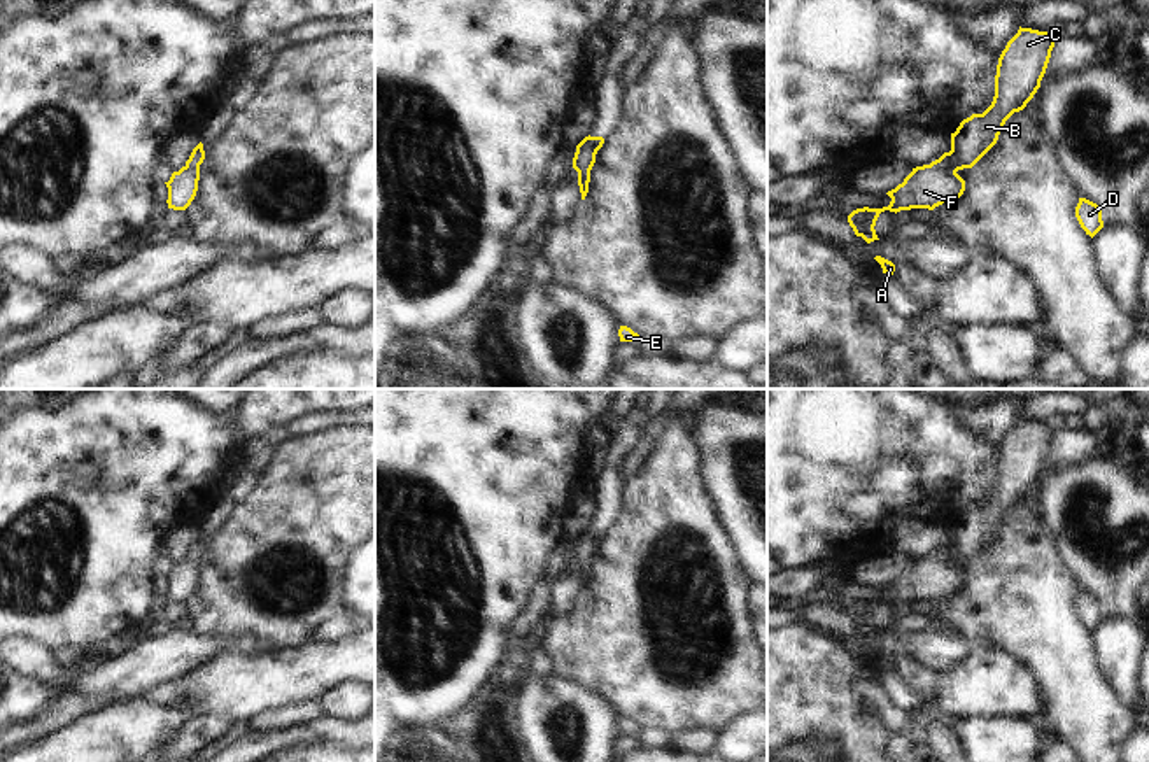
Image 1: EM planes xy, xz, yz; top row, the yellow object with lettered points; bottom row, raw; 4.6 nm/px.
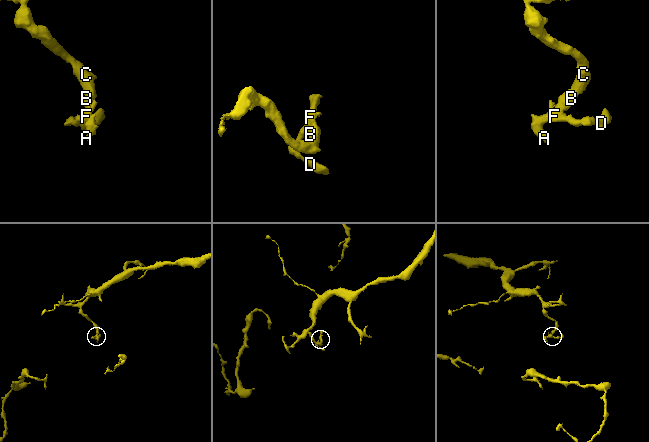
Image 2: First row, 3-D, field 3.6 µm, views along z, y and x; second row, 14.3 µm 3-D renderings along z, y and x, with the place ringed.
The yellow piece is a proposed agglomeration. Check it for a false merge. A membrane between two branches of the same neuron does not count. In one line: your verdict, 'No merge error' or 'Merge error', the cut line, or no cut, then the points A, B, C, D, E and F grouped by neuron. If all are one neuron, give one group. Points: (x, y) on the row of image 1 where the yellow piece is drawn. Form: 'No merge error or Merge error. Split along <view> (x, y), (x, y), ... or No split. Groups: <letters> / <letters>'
No merge error. No split. Groups: A B C D E F.

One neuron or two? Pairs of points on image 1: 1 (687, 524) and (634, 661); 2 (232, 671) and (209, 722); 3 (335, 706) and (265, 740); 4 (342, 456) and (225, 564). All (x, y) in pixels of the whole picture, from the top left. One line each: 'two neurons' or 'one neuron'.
1: one neuron
2: two neurons
3: two neurons
4: one neuron

